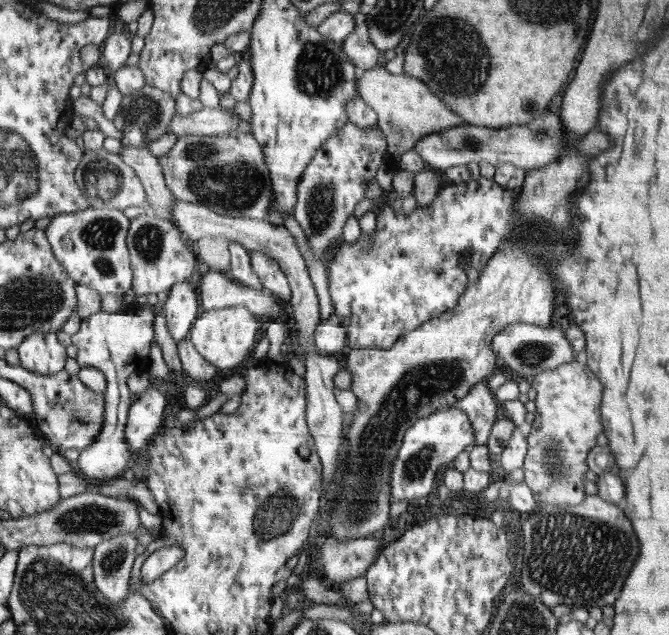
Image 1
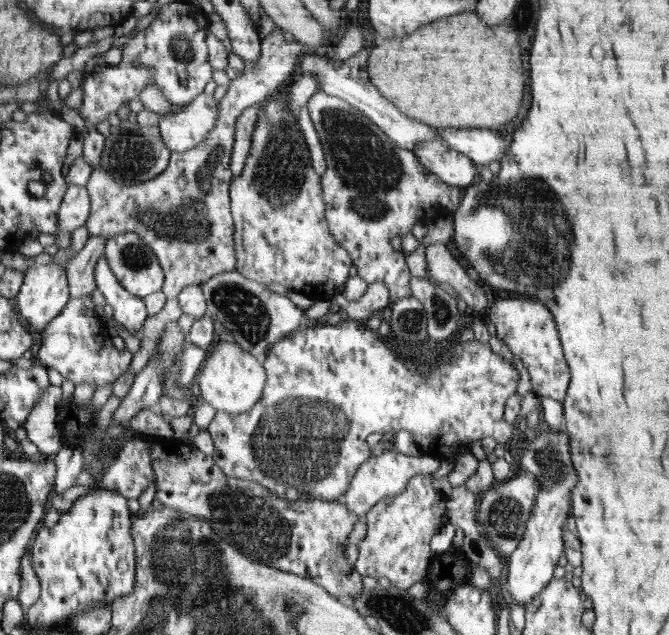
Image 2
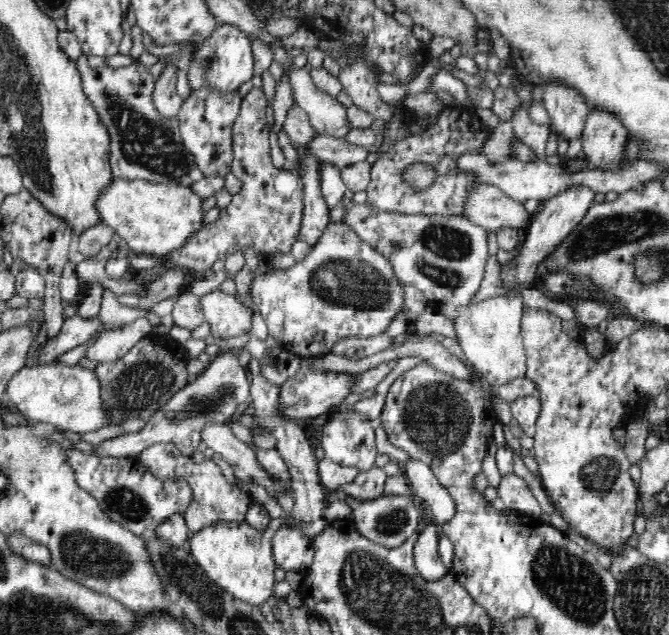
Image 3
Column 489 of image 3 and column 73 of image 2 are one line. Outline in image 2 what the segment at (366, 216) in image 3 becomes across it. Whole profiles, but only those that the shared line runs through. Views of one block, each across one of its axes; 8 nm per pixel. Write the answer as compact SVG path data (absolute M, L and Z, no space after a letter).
M92 294L80 299L70 298L66 308L42 330L42 346L38 350L38 358L50 370L56 370L62 377L75 385L94 383L96 390L107 383L112 385L127 373L133 355L125 349L119 352L111 343L110 335L102 334L102 326L92 326Z

